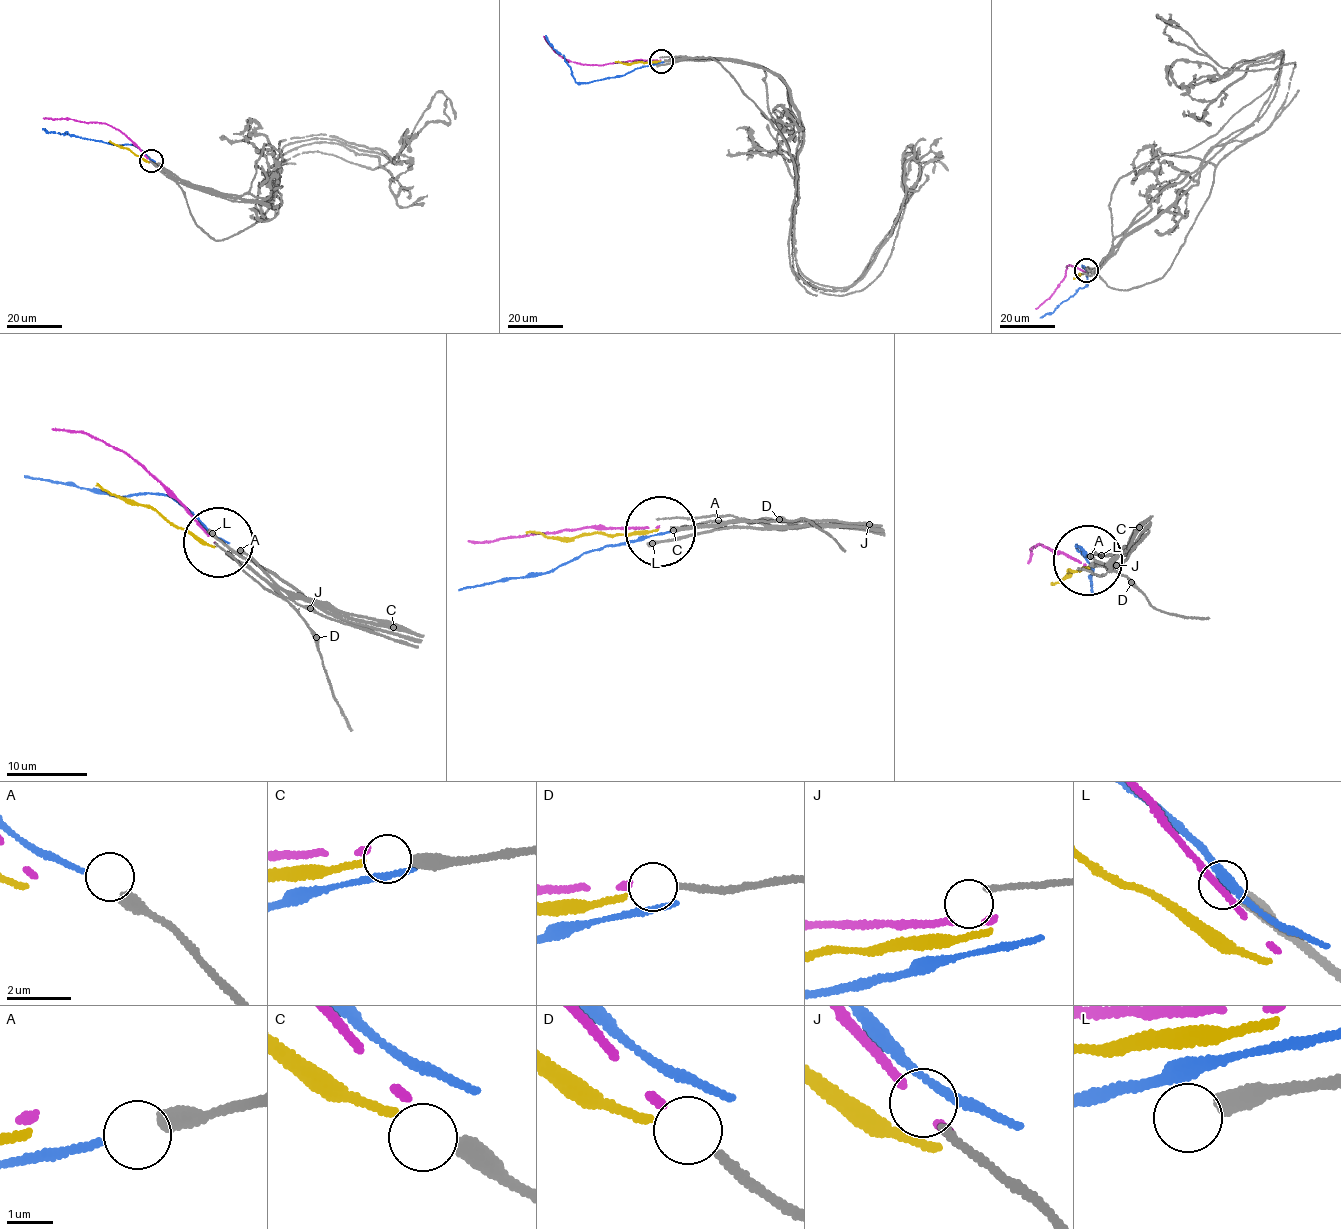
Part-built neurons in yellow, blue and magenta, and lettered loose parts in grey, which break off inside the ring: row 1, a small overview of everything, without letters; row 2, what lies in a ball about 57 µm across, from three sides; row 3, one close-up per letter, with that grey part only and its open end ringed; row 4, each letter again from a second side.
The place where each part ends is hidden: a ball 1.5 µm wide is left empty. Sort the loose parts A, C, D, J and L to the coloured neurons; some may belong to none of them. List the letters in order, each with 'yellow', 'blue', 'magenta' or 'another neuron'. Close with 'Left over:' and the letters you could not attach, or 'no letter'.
A: blue
C: yellow
D: magenta
J: another neuron
L: another neuron
Left over: J, L

